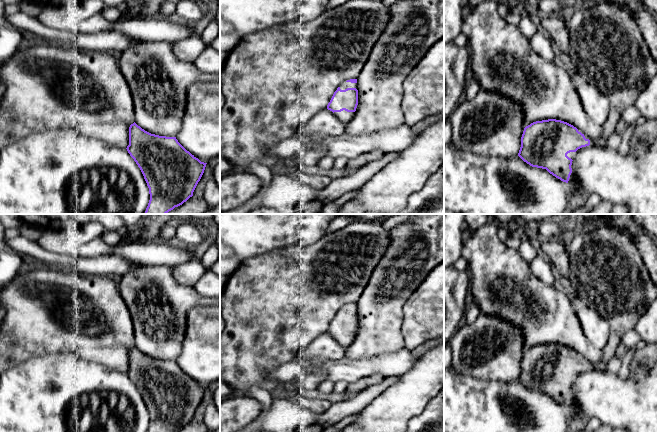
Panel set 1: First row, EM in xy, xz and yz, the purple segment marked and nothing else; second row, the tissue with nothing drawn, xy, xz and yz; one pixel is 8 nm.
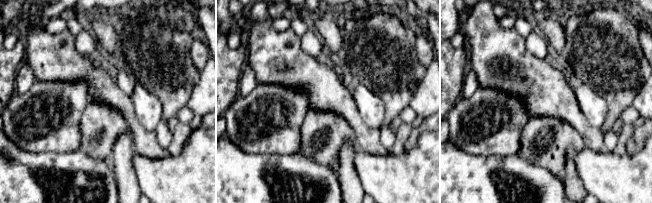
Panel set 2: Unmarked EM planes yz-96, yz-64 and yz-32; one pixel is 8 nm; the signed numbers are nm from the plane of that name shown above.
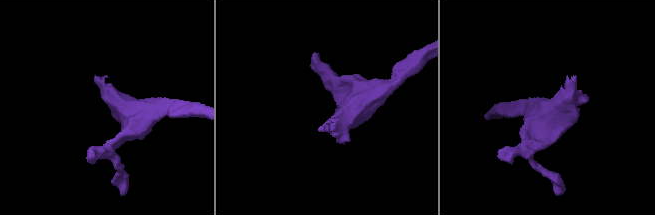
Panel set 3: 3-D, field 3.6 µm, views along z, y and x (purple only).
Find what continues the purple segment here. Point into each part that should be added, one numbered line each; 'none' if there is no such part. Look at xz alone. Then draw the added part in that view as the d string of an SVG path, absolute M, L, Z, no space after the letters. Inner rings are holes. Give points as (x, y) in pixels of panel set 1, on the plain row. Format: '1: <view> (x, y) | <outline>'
1: xz (344, 340) | M345 334L341 336L334 336L334 339L343 347L349 347L355 339L355 336L347 336Z

